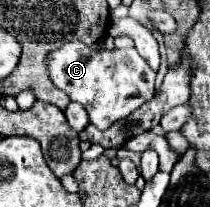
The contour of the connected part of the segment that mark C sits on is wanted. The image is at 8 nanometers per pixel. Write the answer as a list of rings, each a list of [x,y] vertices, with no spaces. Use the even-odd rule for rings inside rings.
[[[70,42],[68,46],[54,50],[48,60],[54,86],[64,90],[72,102],[82,104],[88,110],[90,122],[100,130],[106,130],[116,120],[126,118],[154,96],[156,72],[134,48],[92,50],[80,42]]]

